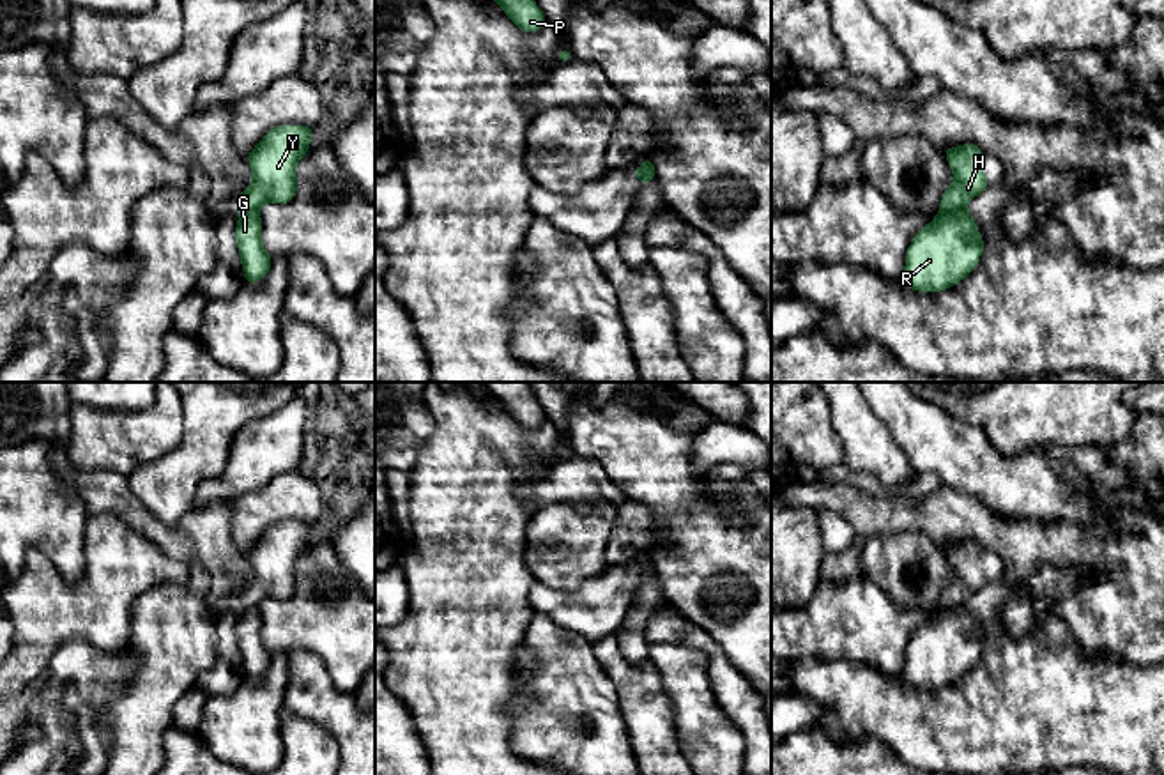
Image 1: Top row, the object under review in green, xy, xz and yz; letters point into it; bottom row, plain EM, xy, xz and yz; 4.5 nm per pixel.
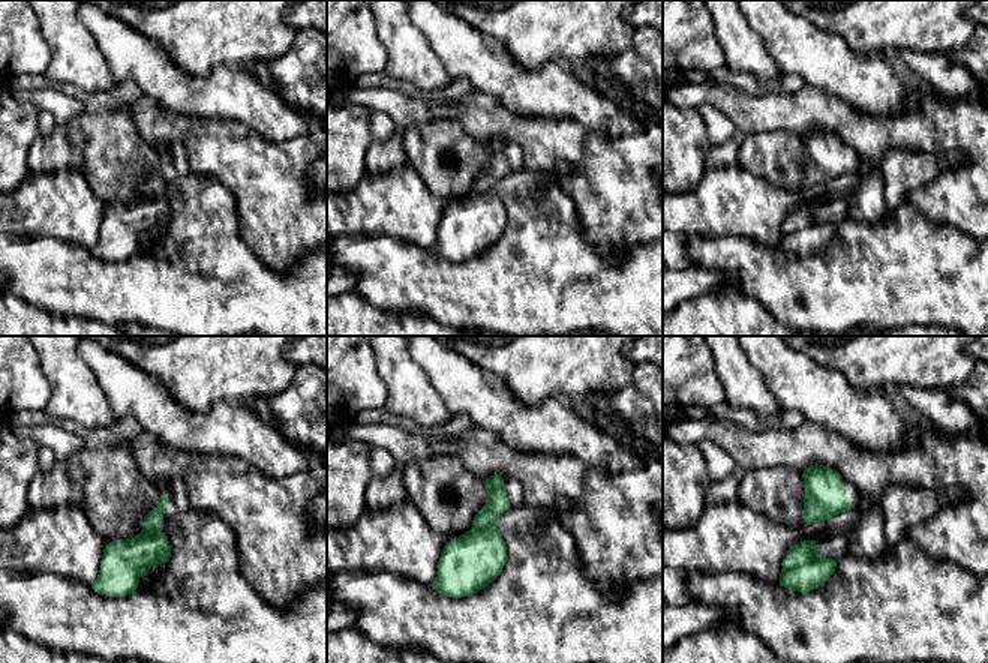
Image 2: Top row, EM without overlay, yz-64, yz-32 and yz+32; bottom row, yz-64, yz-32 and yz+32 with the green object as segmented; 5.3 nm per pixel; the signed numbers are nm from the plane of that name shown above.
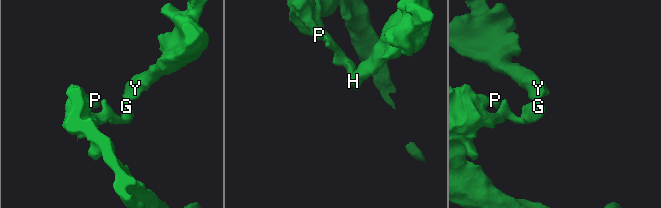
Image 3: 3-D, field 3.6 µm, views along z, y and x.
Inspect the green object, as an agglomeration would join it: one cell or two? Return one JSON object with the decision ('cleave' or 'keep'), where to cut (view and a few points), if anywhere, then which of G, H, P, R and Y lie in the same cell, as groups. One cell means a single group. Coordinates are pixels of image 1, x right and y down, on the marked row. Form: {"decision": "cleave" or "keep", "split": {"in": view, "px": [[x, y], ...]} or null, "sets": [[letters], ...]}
{"decision": "cleave", "split": {"in": "yz", "px": [[963, 207], [941, 213]]}, "sets": [["G", "P", "R"], ["H", "Y"]]}

